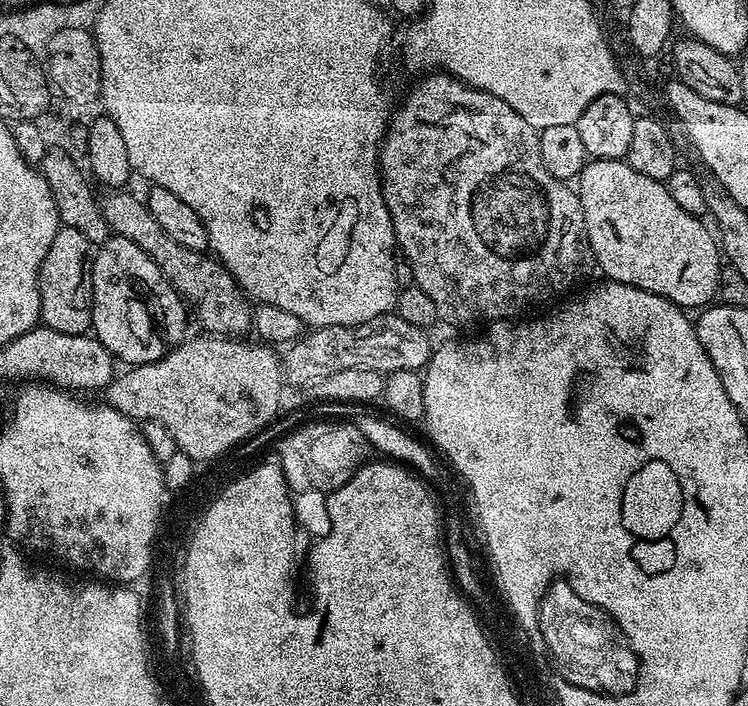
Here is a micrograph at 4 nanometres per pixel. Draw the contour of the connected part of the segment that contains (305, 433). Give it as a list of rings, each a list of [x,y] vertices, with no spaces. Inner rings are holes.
[[[318,420],[300,425],[290,435],[283,437],[281,448],[281,471],[290,476],[306,476],[304,482],[306,491],[312,489],[312,482],[322,482],[320,478],[312,476],[324,476],[324,489],[338,489],[353,476],[370,456],[368,439],[362,434],[354,422],[344,424],[342,422],[318,422]]]

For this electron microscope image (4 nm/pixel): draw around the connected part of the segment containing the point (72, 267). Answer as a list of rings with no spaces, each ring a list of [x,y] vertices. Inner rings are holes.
[[[63,226],[54,234],[40,267],[40,318],[43,327],[82,335],[92,326],[92,257],[94,245],[78,230]]]

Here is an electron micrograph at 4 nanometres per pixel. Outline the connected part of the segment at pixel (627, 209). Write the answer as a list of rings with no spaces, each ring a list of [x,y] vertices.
[[[589,159],[578,177],[579,184],[584,230],[592,247],[592,259],[609,281],[665,296],[685,310],[703,309],[717,299],[721,245],[715,235],[708,233],[701,217],[686,214],[670,198],[667,183],[638,174],[624,160]]]

